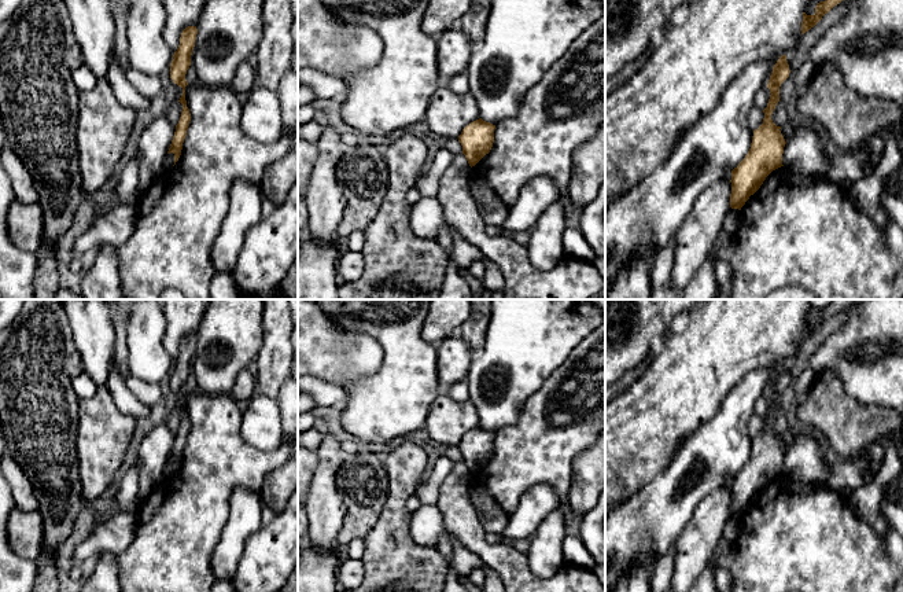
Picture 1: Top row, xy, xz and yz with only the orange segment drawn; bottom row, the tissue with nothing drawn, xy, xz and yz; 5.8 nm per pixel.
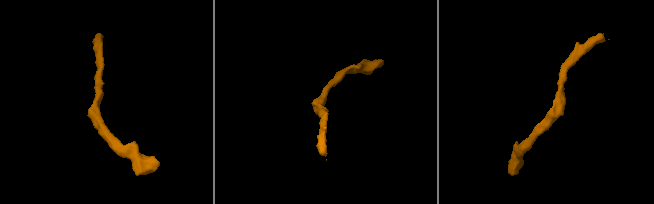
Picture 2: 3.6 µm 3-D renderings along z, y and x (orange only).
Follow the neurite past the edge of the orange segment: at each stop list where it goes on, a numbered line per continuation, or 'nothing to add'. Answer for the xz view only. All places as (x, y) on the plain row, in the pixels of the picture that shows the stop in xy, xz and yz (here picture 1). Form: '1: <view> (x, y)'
nothing to add

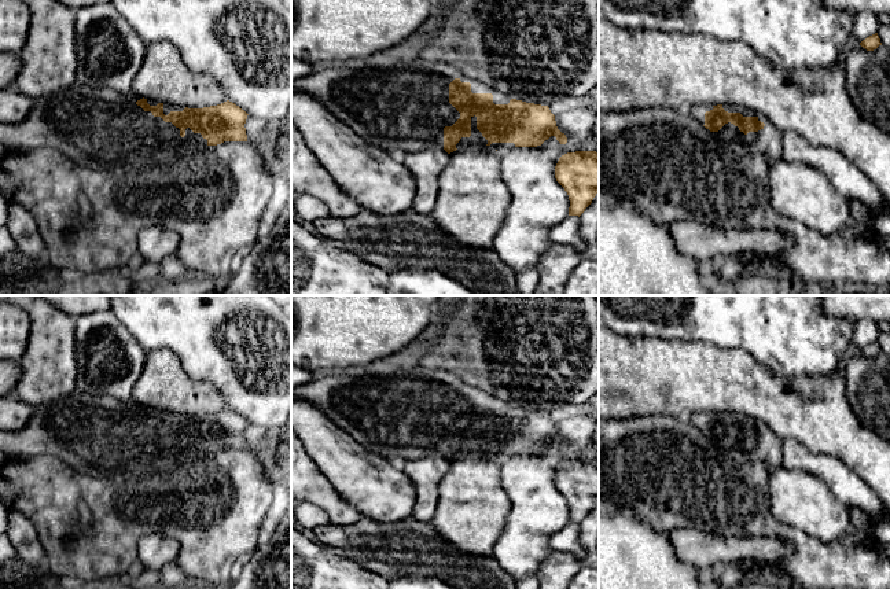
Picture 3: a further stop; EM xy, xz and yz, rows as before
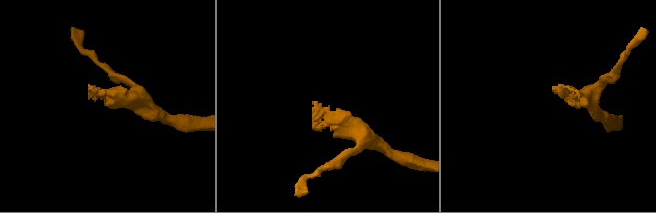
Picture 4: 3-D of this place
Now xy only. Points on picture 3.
1: xy (98, 435)

